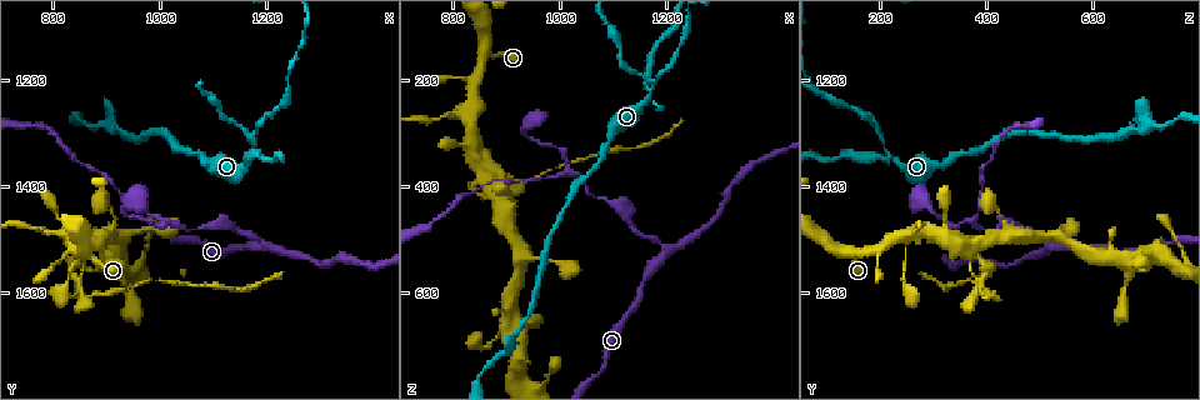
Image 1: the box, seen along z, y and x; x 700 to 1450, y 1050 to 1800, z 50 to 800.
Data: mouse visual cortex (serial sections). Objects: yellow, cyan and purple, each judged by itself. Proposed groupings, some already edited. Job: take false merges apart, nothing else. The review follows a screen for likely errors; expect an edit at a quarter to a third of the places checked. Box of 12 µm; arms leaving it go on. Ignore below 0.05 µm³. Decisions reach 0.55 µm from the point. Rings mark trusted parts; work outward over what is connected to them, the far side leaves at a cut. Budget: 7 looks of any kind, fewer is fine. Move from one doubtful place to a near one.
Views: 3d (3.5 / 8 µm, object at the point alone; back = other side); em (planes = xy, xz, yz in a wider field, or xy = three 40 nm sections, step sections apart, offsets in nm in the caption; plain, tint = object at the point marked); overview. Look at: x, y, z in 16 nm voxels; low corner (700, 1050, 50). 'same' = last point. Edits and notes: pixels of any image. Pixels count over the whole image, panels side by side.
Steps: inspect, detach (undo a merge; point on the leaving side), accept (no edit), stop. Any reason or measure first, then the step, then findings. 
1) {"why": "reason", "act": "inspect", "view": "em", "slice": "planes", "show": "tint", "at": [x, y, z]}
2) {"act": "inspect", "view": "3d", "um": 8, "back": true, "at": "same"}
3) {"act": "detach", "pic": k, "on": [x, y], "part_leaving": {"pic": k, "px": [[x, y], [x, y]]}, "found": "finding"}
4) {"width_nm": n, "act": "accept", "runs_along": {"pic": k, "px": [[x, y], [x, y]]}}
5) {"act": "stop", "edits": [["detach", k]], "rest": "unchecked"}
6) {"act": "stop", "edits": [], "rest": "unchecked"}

{"why": "four or more arms meet", "act": "inspect", "view": "3d", "um": 3.5, "at": [830, 1490, 250]}

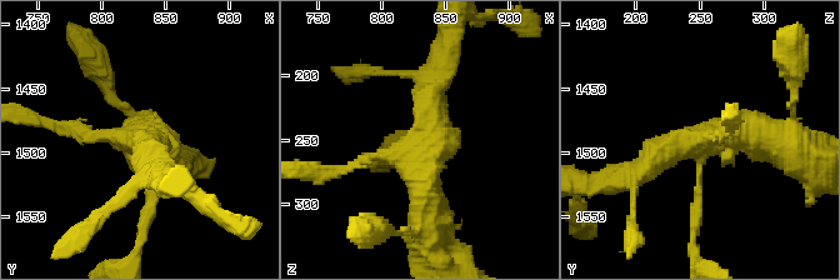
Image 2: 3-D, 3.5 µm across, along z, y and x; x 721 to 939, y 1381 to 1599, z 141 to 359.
{"arms": 4, "arm_widths_nm": [150, 150, 300, 450], "act": "inspect", "view": "em", "slice": "xy", "step": 5, "show": "tint", "at": [836, 1492, 248]}

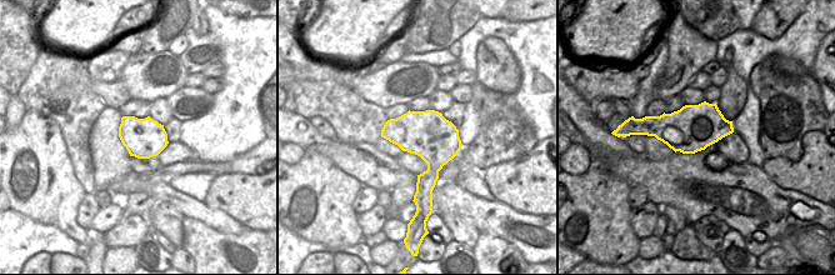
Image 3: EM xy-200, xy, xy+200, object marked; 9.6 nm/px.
{"act": "inspect", "view": "em", "slice": "xy", "step": 2, "show": "tint", "at": "same"}

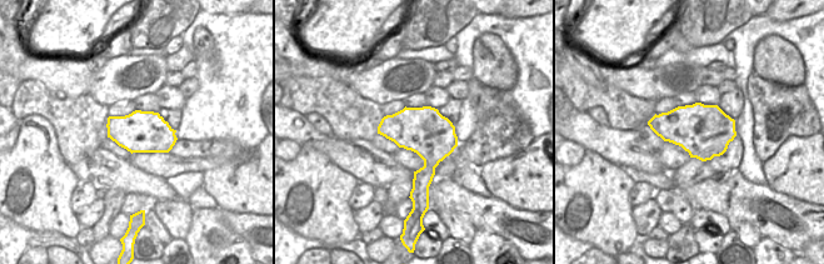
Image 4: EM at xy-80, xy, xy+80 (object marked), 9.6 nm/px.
{"act": "accept", "runs_along": {"pic": 2, "px": [[628, 178], [679, 143], [778, 139]]}, "found": "continuous, no second cell"}

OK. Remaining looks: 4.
{"why": "thick turns thin", "act": "inspect", "view": "3d", "um": 8, "at": [845, 1575, 385]}

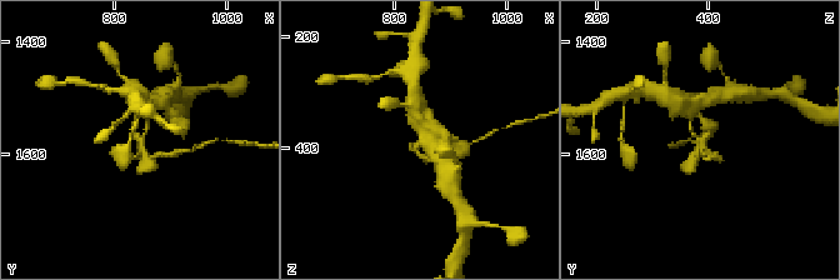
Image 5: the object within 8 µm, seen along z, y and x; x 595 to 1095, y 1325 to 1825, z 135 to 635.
{"act": "inspect", "view": "em", "slice": "xy", "step": 3, "show": "tint", "at": [850, 1575, 390]}

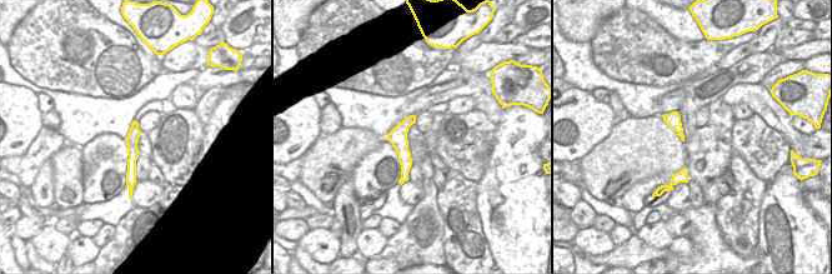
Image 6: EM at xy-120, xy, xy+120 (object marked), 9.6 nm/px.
{"width_nm": 190, "act": "detach", "pic": 5, "on": [159, 154], "found": "a second cell is stuck on"}

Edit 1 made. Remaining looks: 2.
{"why": "thick turns thin", "act": "inspect", "view": "3d", "um": 3.5, "back": true, "at": [905, 1280, 705]}

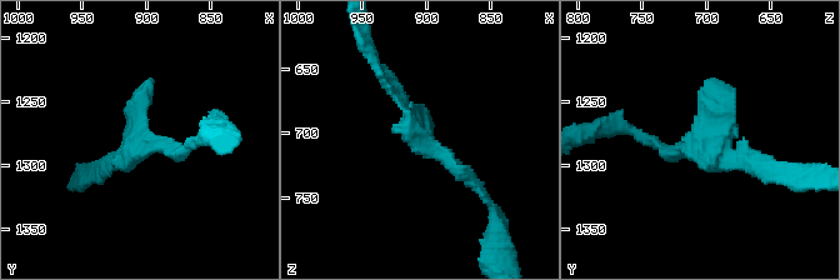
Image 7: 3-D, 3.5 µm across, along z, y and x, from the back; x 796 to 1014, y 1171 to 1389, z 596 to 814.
{"act": "inspect", "view": "em", "slice": "xy", "step": 3, "show": "tint", "at": [906, 1286, 704]}

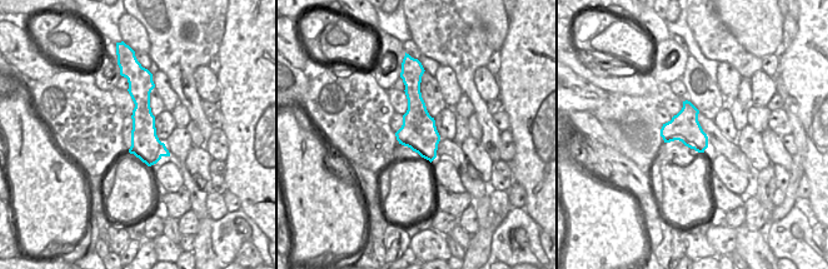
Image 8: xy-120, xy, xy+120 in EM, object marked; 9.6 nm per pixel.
{"act": "accept", "found": "continuous, no second cell"}

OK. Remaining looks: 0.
{"act": "stop", "edits": [["detach", 5]], "rest": "unchecked"}

